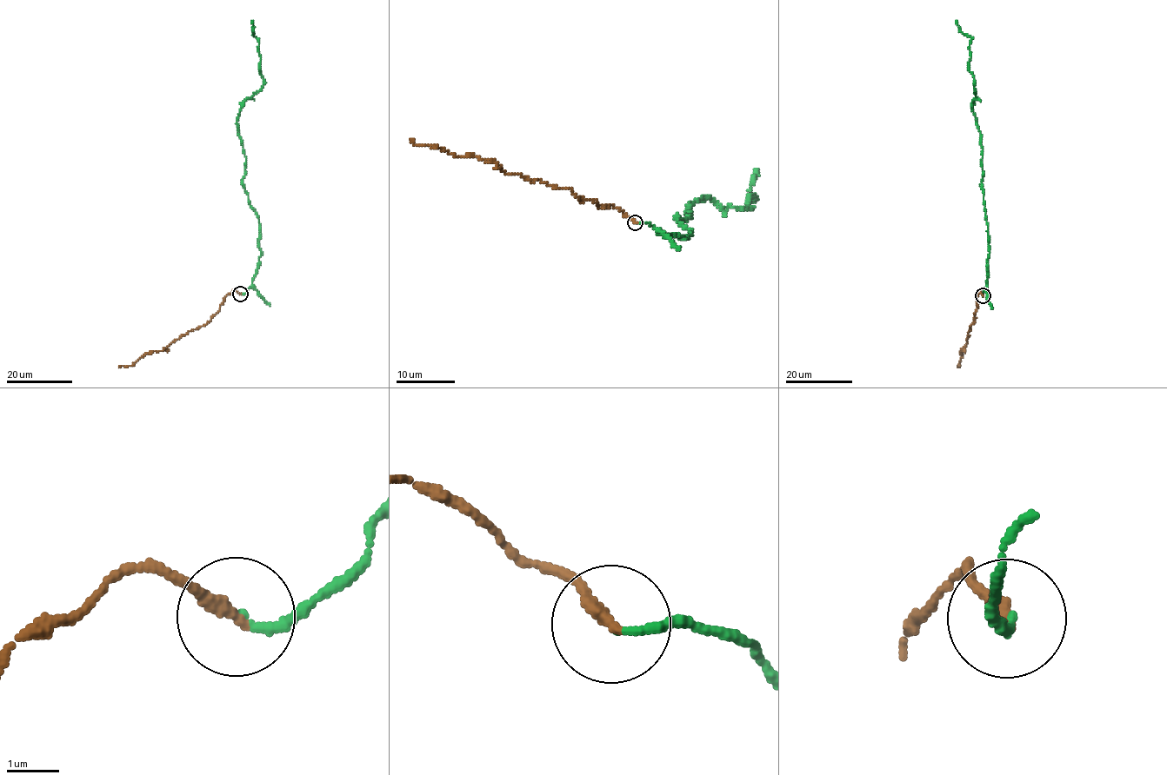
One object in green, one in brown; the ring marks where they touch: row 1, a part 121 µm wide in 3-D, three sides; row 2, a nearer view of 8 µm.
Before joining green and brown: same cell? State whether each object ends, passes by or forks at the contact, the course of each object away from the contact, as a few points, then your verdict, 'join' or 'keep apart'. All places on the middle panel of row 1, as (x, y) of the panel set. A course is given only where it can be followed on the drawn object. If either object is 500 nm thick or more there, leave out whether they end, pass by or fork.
green ends | brown ends | green via (635, 223), (690, 235), (676, 216), (691, 217), (690, 206), (699, 198), (724, 208), (750, 207), (757, 168) | brown via (635, 221), (612, 206), (601, 208), (580, 199), (570, 188), (507, 173), (489, 160), (418, 146), (410, 138) | join

